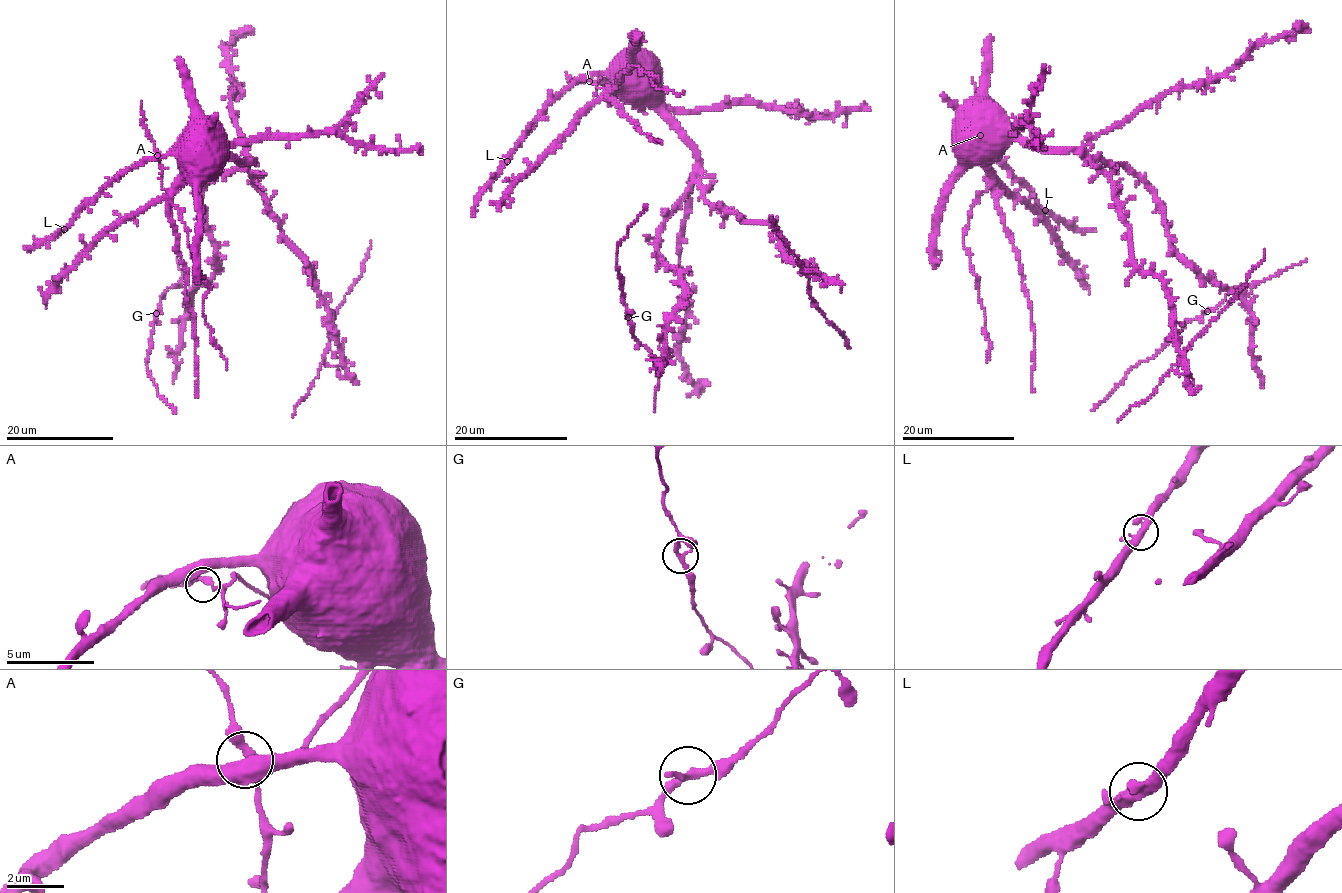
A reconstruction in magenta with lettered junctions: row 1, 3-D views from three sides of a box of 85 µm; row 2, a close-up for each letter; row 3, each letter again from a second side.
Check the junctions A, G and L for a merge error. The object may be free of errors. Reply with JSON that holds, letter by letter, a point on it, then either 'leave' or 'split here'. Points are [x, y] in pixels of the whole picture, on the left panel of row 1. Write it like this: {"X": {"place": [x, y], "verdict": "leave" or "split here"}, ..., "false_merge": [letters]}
{"A": {"place": [157, 155], "verdict": "leave"}, "G": {"place": [156, 313], "verdict": "leave"}, "L": {"place": [64, 229], "verdict": "leave"}, "false_merge": []}

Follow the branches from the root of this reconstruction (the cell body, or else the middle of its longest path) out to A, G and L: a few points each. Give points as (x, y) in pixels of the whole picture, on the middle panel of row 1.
A: (634, 57), (618, 56), (606, 71), (594, 73), (589, 81)
G: (634, 57), (660, 82), (662, 115), (696, 170), (659, 234), (683, 289), (668, 356), (655, 358), (628, 318)
L: (634, 57), (618, 56), (603, 73), (574, 79), (539, 116), (507, 161)

